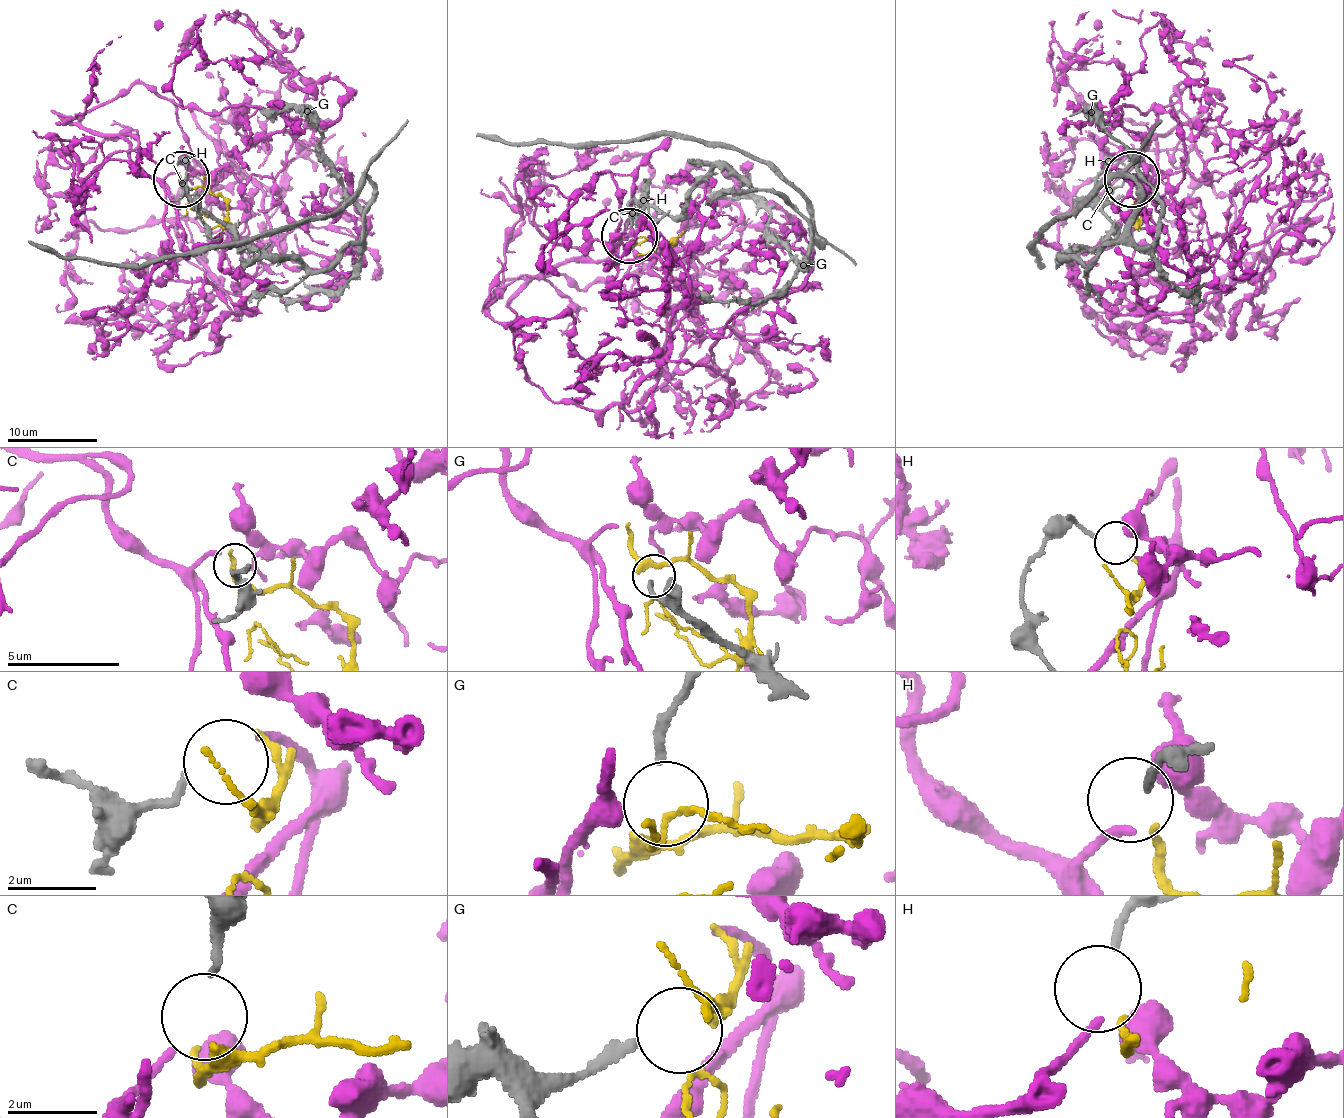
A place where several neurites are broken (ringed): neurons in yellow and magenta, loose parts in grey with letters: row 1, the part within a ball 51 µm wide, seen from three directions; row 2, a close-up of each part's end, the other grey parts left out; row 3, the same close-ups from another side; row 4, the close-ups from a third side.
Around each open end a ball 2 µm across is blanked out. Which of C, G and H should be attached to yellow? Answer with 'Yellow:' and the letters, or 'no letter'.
Yellow: no letter

